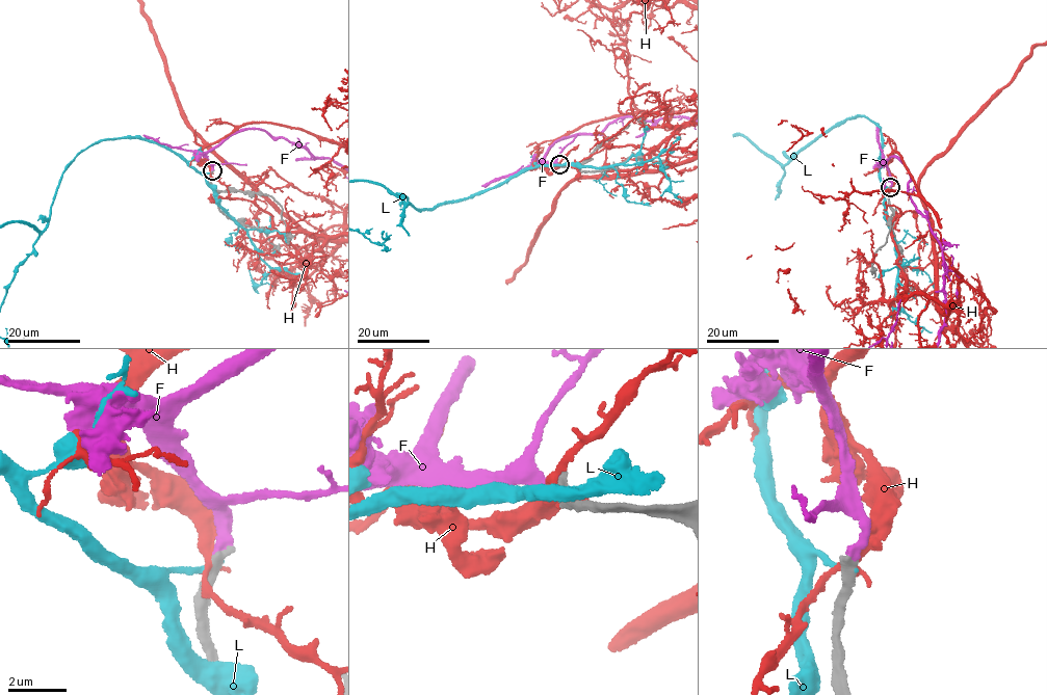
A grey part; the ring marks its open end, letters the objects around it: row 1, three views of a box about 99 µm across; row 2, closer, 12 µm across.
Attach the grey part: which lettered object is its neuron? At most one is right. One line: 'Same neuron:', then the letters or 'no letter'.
Same neuron: F

